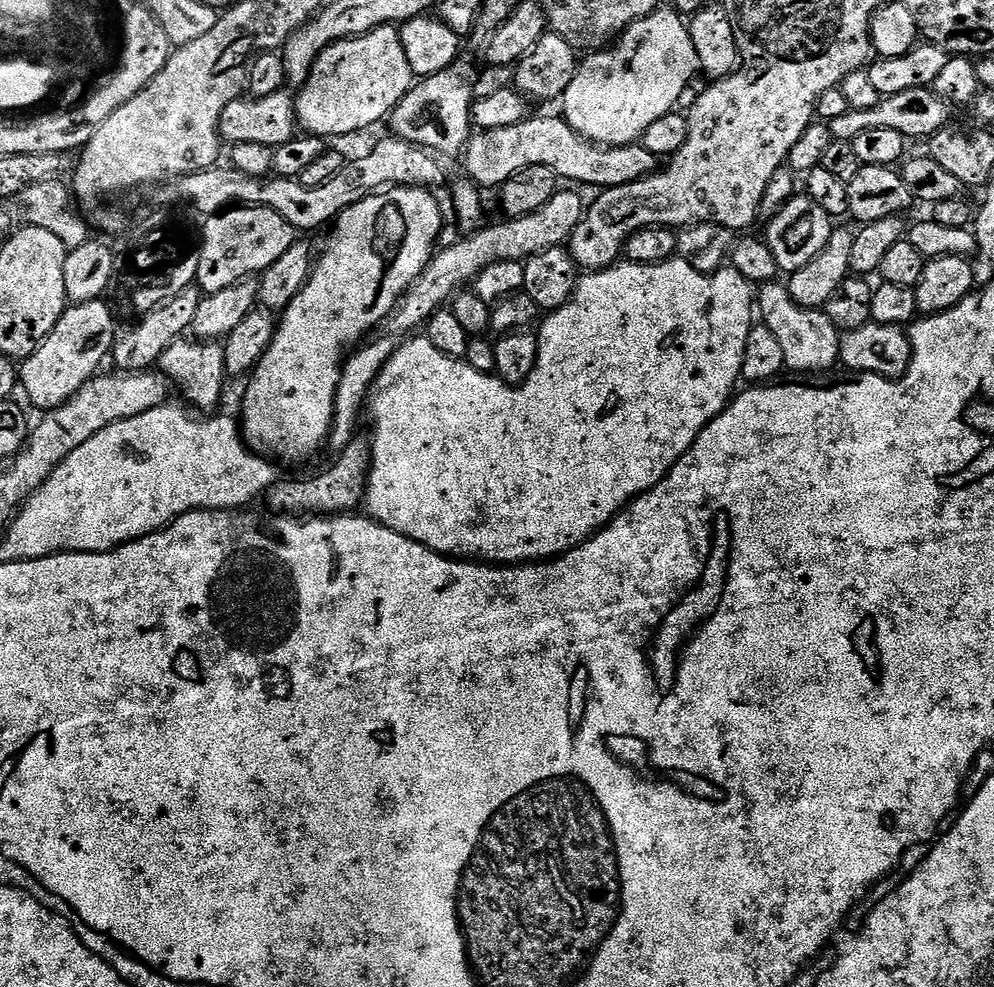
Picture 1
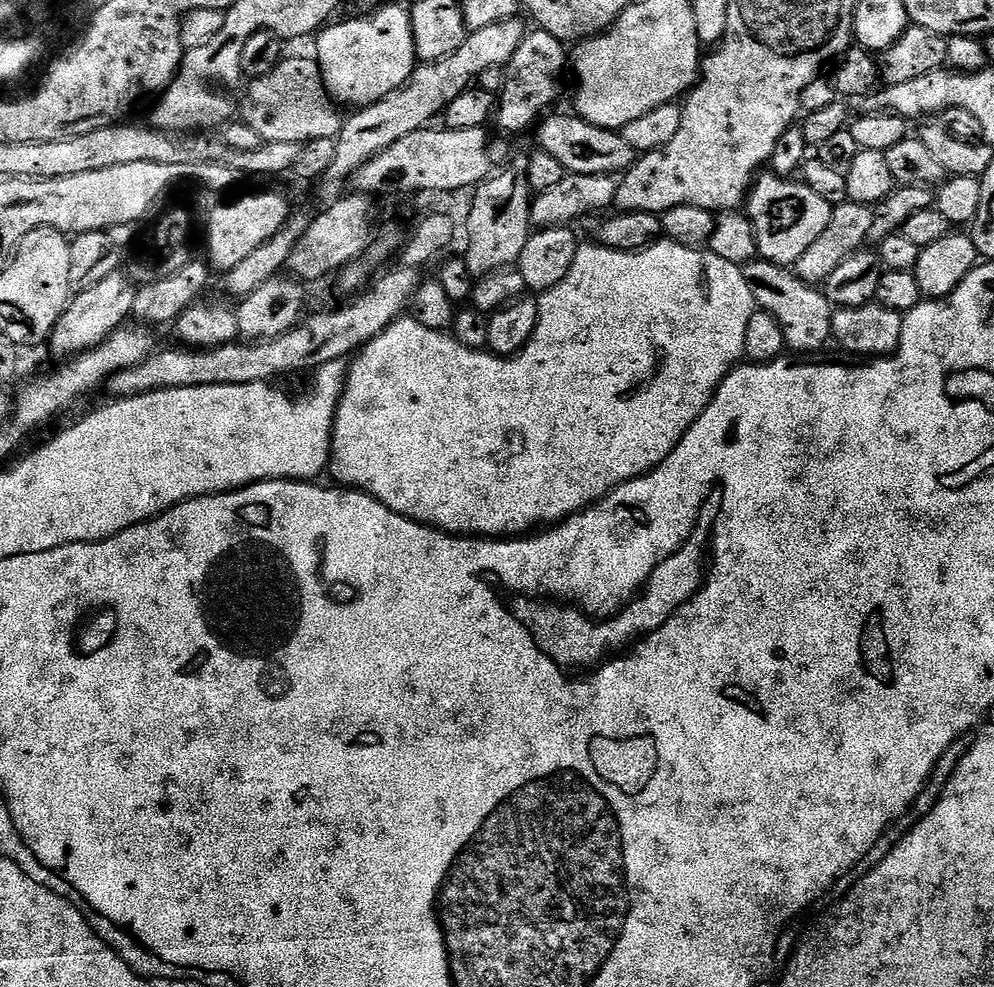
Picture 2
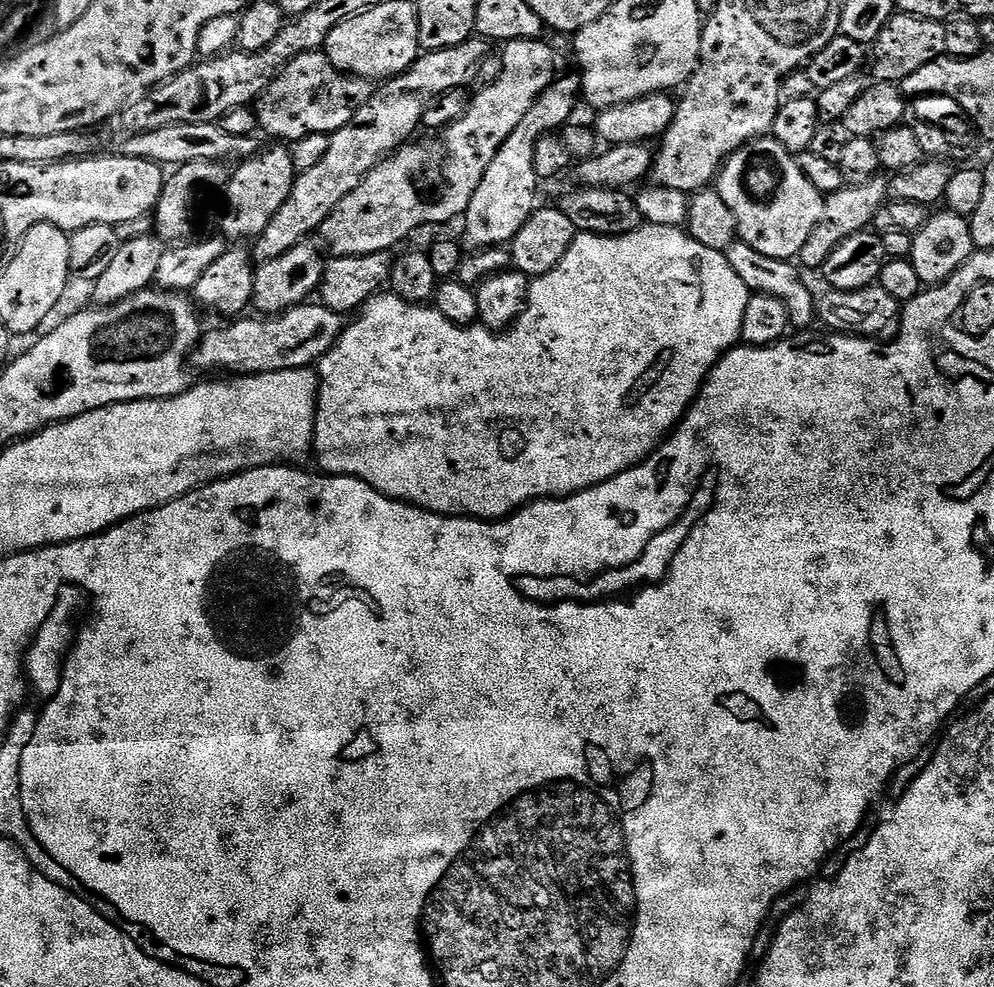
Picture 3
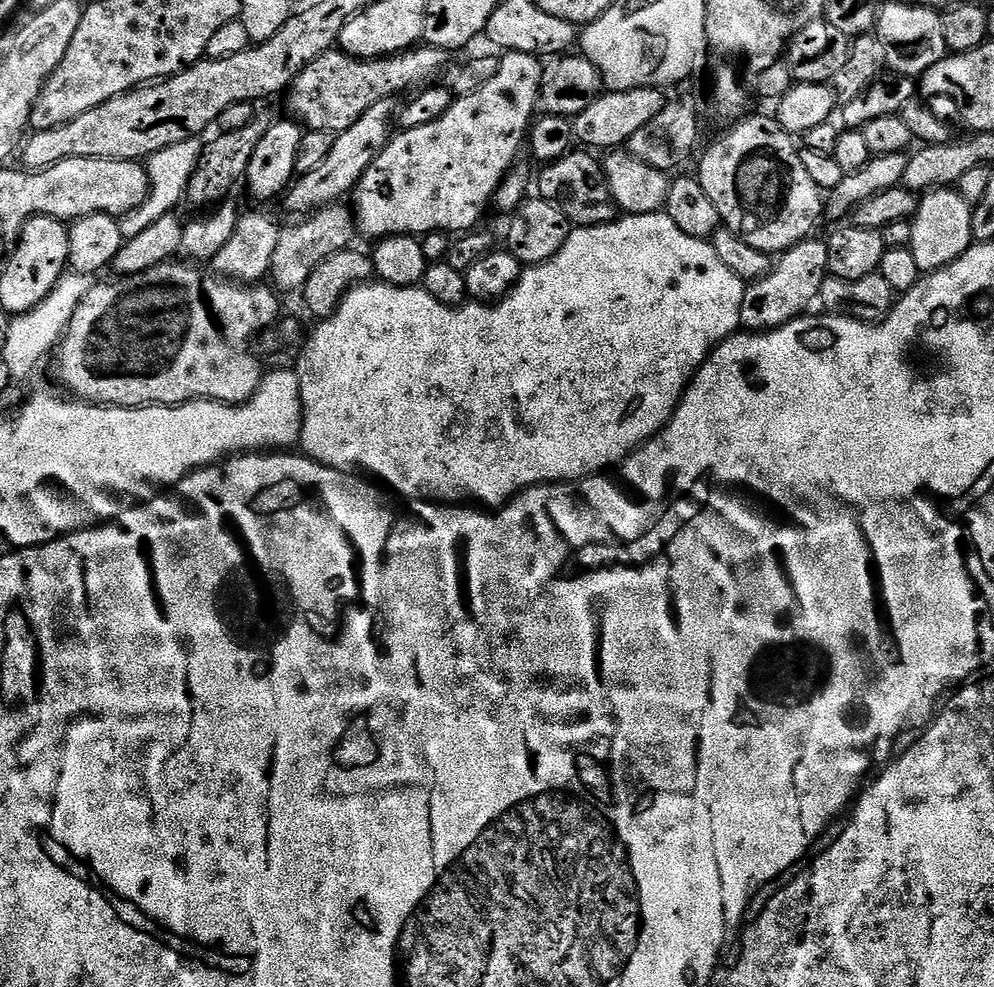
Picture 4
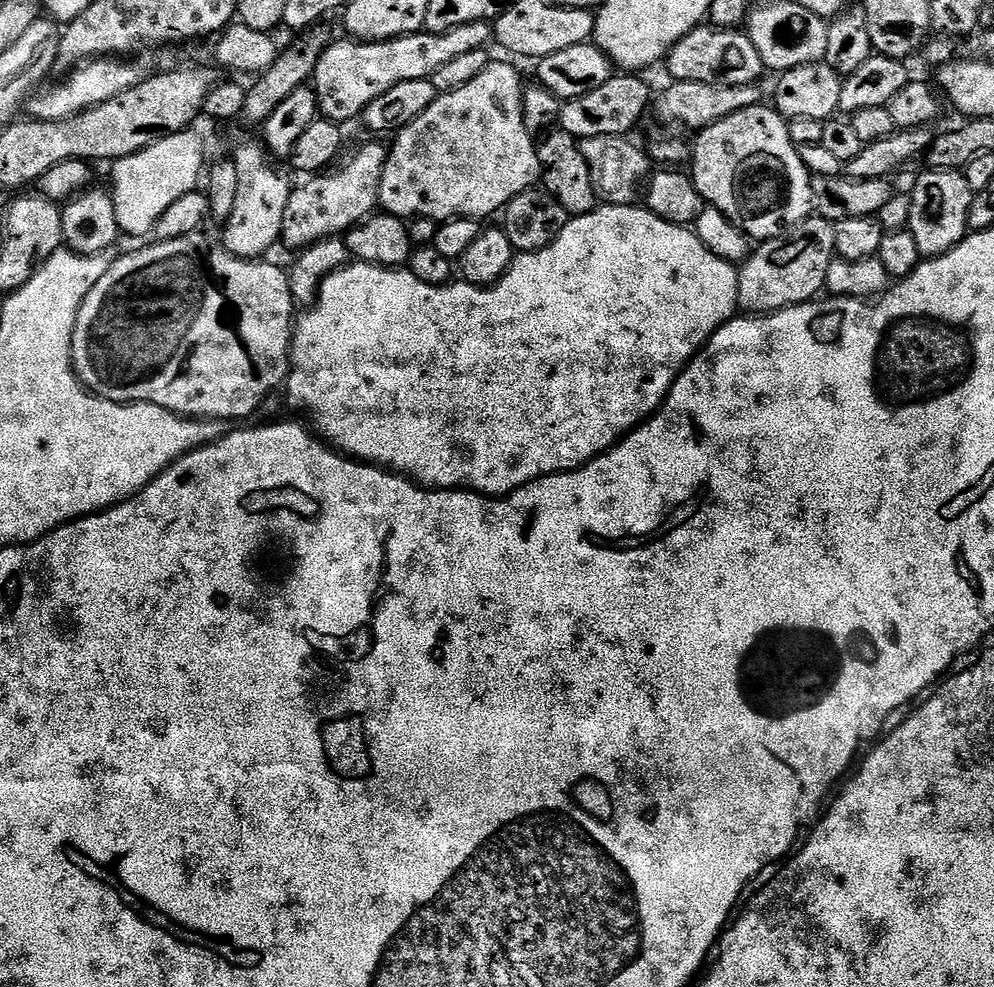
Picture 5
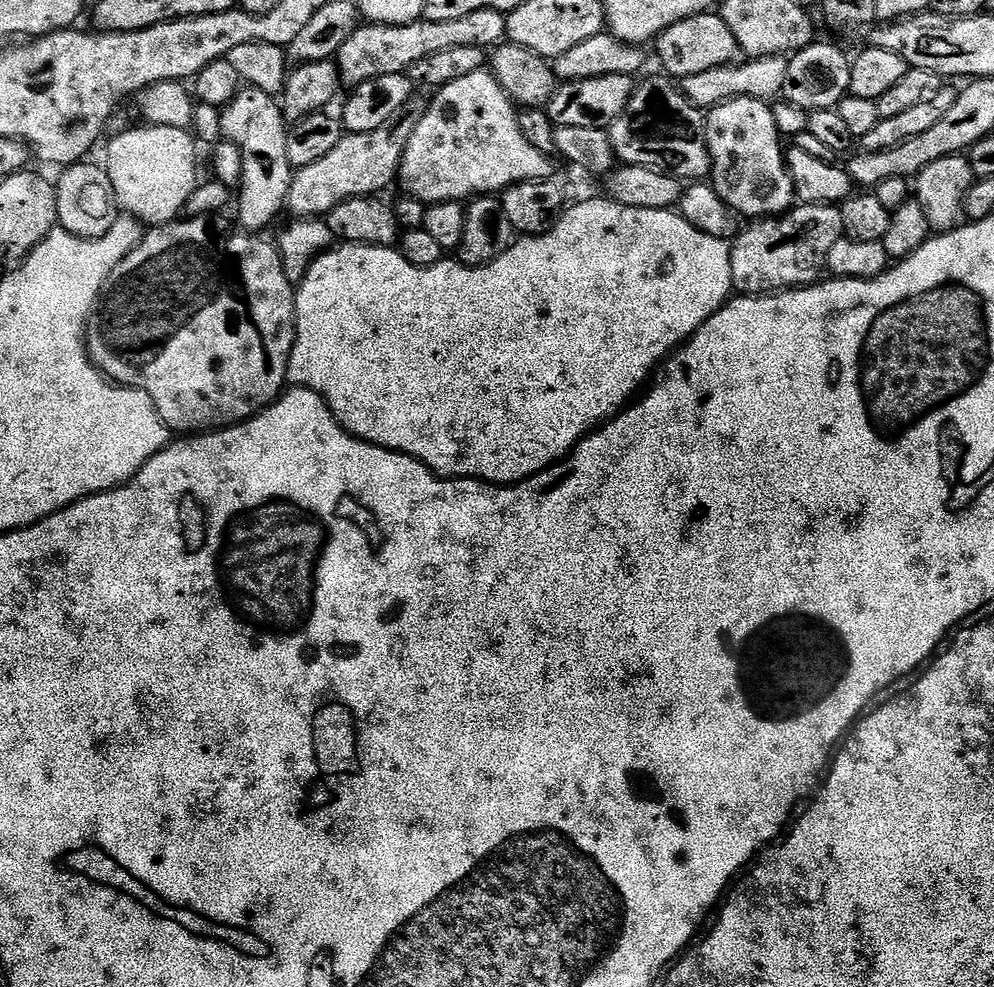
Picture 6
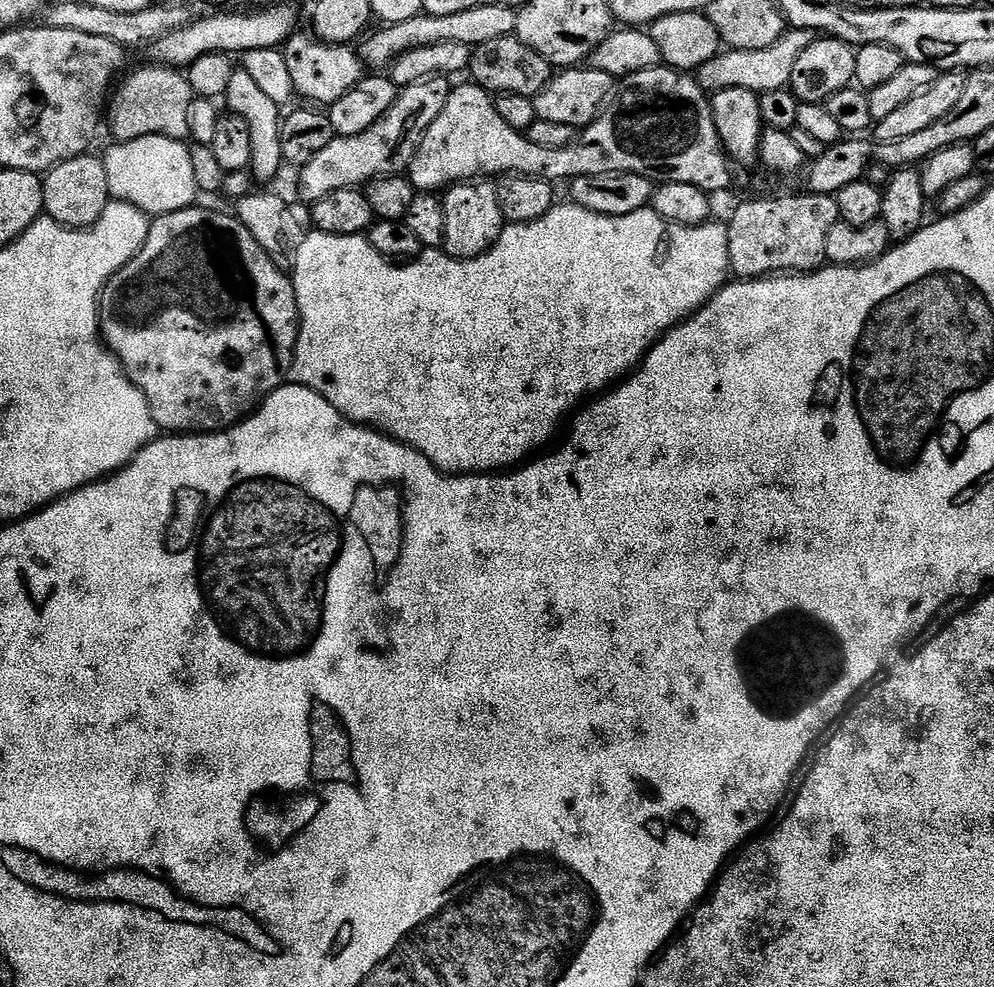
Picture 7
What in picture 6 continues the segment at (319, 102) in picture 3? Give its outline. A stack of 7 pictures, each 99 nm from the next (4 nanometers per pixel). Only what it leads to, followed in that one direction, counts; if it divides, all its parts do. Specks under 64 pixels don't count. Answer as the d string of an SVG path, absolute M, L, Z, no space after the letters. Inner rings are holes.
M474 10L474 14L466 14L466 18L454 18L450 22L430 22L421 18L413 24L365 23L356 28L346 42L342 42L342 50L338 50L334 63L340 72L341 85L353 89L379 76L407 73L424 59L454 47L495 49L505 43L507 34L508 17L498 10Z

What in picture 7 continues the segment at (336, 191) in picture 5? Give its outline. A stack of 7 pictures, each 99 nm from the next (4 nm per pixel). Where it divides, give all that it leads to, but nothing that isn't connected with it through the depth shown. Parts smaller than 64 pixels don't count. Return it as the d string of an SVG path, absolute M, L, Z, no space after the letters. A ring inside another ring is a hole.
M435 74L427 79L401 87L396 93L394 106L362 134L337 136L310 162L306 162L300 171L300 197L304 202L315 202L334 194L334 190L360 188L380 176L395 176L403 173L414 158L426 130L434 123L434 118L442 114L446 98L451 94L453 85L443 75Z

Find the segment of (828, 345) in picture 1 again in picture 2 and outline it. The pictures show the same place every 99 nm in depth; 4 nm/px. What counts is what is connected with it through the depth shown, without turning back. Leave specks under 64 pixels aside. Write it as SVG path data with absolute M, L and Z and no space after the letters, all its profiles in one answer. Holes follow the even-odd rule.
M757 258L743 265L744 277L752 287L757 305L782 326L785 345L796 352L816 352L827 346L832 337L834 306L819 287L801 280L791 267Z

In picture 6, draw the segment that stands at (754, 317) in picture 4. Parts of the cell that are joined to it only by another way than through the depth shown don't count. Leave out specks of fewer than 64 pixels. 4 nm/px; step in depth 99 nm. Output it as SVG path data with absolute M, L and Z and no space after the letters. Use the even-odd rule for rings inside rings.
M831 204L796 206L779 218L760 218L749 224L752 225L745 232L743 229L731 241L732 287L741 296L767 296L794 288L807 288L817 283L821 279L820 271L822 273L825 271L834 242L845 239L842 214L839 207Z

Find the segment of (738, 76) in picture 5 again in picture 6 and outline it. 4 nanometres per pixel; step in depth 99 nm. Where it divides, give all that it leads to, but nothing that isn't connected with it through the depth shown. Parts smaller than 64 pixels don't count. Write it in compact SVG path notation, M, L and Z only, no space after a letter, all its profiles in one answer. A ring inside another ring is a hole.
M714 12L700 13L679 20L656 38L654 47L660 64L665 70L663 73L674 80L739 63L744 56L734 34L726 26L725 20Z

